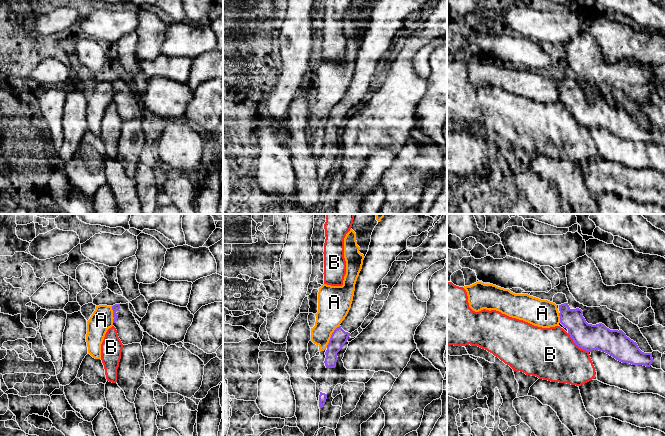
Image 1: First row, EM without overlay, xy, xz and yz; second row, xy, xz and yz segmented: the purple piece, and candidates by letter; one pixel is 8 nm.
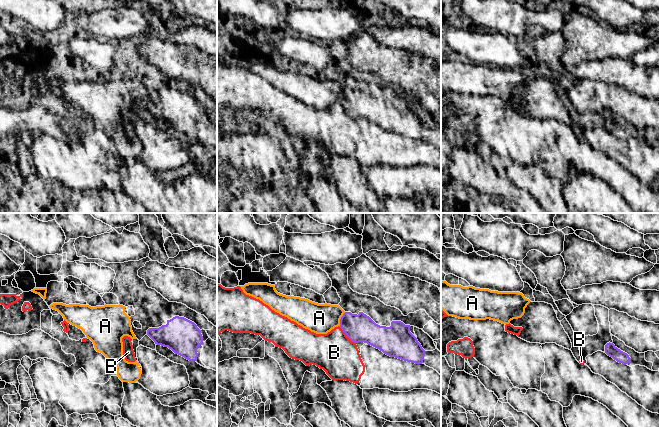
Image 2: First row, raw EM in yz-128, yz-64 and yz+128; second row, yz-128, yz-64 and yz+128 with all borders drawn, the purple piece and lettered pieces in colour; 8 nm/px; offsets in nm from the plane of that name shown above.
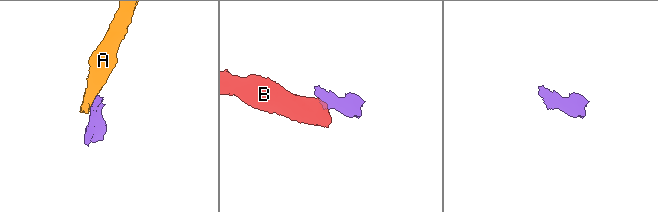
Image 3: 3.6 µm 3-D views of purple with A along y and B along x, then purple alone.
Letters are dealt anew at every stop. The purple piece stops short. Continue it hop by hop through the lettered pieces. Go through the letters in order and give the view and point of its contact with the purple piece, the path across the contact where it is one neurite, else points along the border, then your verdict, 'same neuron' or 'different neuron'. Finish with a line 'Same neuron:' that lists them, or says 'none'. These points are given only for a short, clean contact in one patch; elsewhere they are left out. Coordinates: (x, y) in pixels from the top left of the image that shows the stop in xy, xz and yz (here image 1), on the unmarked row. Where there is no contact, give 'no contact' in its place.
A: meets purple in xz at (331, 112); border along xz (339, 101), (332, 109), (326, 123); different neuron
B: meets purple in yz at (577, 121); border along yz (567, 109), (579, 123), (588, 128); different neuron
Same neuron: none

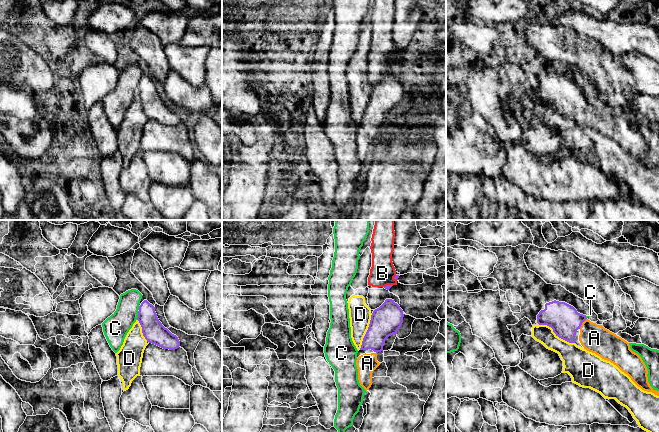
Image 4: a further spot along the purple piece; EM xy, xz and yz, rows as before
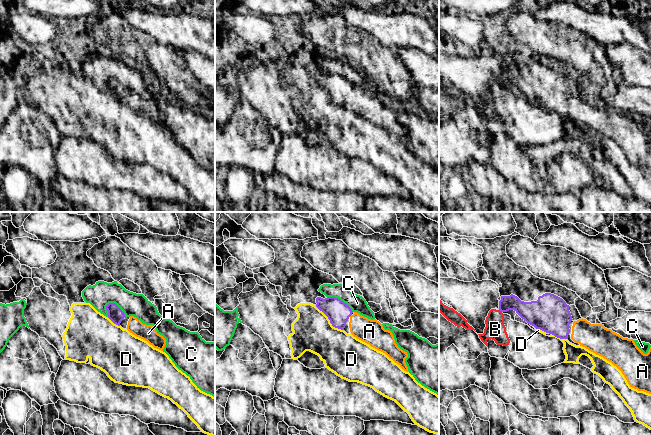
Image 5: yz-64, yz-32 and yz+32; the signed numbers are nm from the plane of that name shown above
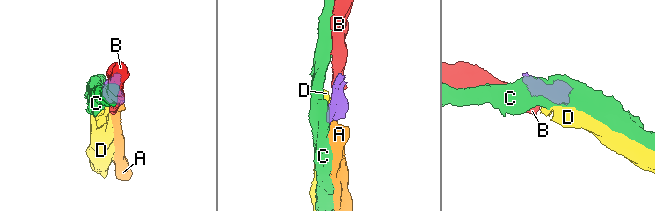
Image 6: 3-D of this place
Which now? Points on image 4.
A: meets purple in yz at (582, 98); runs through yz (564, 95), (566, 97), (582, 98), (594, 114); same neuron
B: meets purple in xz at (388, 61); border along xz (392, 61), (384, 63); different neuron
C: meets purple in xy at (138, 91); border along xy (138, 87), (136, 95); different neuron
D: meets purple in yz at (554, 108); border along yz (536, 96), (539, 100), (548, 101), (559, 113), (574, 119); different neuron
Same neuron: A

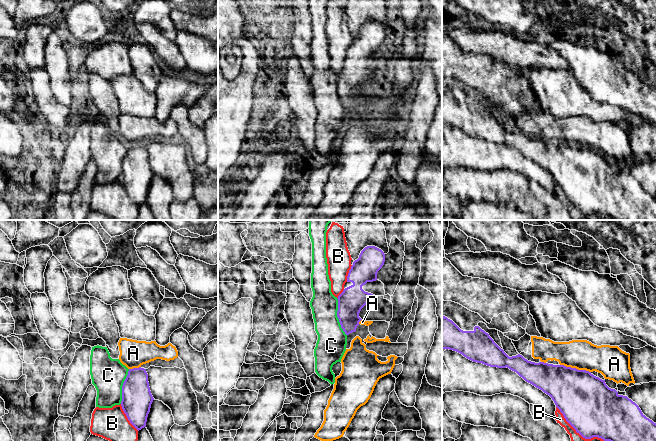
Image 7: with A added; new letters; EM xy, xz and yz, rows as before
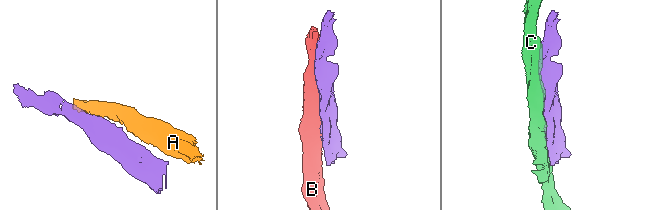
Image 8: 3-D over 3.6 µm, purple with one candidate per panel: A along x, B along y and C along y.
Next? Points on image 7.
A: meets purple in yz at (575, 144); different neuron
B: meets purple in xy at (127, 193); different neuron
C: meets purple in xz at (337, 92); different neuron
Same neuron: none

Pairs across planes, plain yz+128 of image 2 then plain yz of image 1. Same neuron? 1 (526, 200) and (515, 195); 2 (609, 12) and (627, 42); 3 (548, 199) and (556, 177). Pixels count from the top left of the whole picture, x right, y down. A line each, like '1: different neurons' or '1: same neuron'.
1: different neurons
2: different neurons
3: same neuron

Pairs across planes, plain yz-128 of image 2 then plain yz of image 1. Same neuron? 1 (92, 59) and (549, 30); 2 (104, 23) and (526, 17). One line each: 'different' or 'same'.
1: different
2: same

